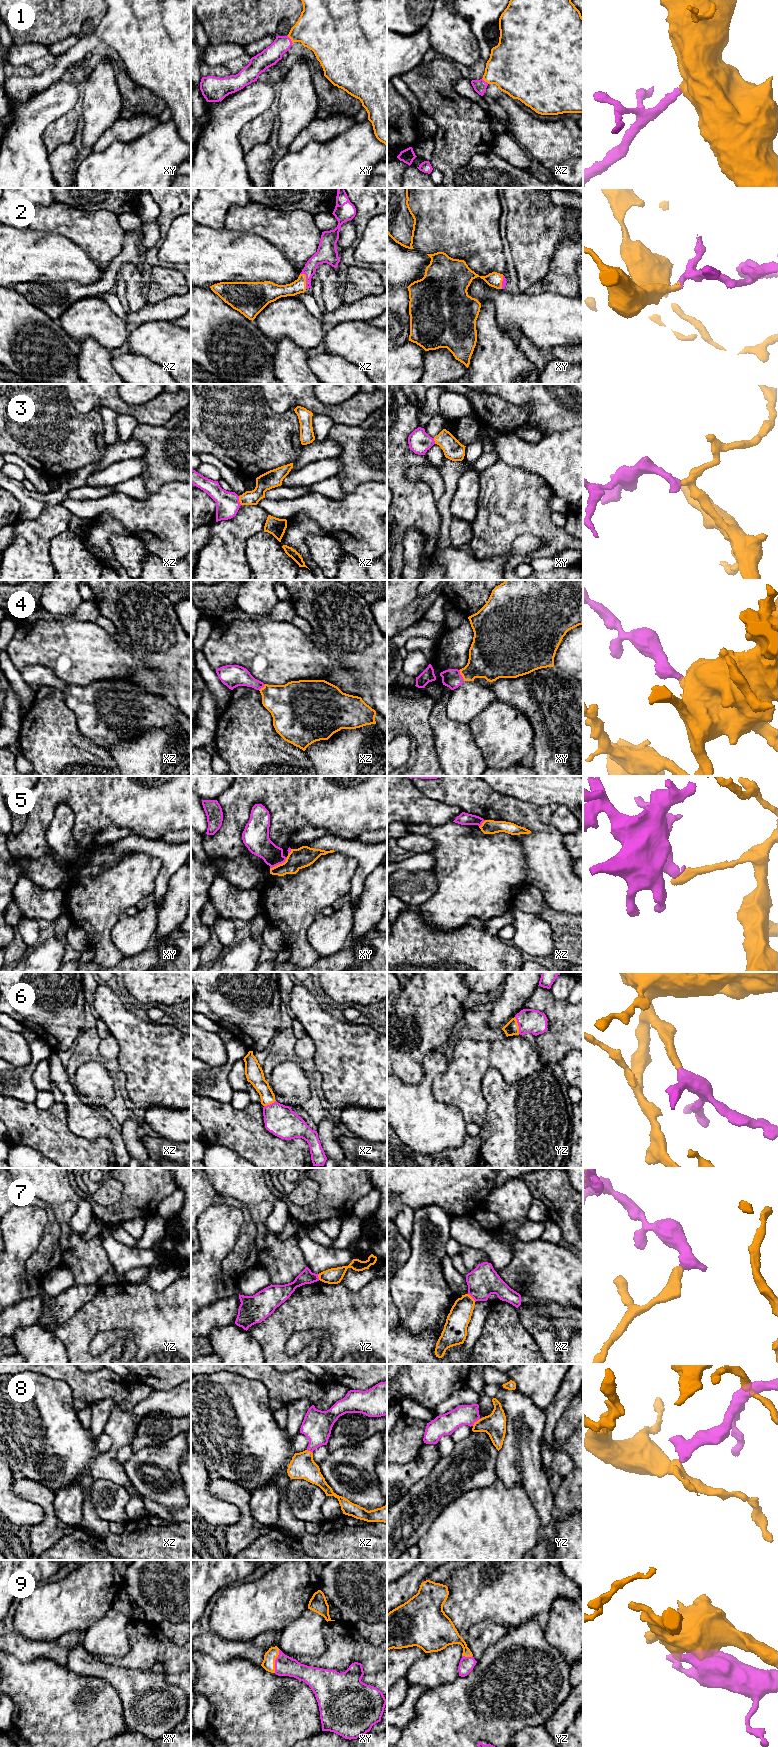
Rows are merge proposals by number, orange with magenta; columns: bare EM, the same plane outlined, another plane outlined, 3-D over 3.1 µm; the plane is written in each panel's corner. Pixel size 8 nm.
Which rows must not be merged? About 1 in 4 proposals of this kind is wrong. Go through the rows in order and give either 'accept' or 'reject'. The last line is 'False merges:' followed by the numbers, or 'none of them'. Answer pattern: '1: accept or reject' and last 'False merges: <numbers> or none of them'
1: accept
2: accept
3: accept
4: accept
5: reject
6: accept
7: reject
8: accept
9: accept
False merges: 5, 7

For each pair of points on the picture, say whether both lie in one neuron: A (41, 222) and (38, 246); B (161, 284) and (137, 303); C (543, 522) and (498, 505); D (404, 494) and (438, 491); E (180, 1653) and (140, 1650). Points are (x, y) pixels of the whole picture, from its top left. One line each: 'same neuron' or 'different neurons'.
A: different neurons
B: different neurons
C: same neuron
D: different neurons
E: same neuron

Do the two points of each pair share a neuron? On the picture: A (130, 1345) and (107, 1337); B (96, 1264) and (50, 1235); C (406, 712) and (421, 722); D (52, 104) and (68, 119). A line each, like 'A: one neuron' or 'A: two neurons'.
A: one neuron
B: two neurons
C: one neuron
D: two neurons

